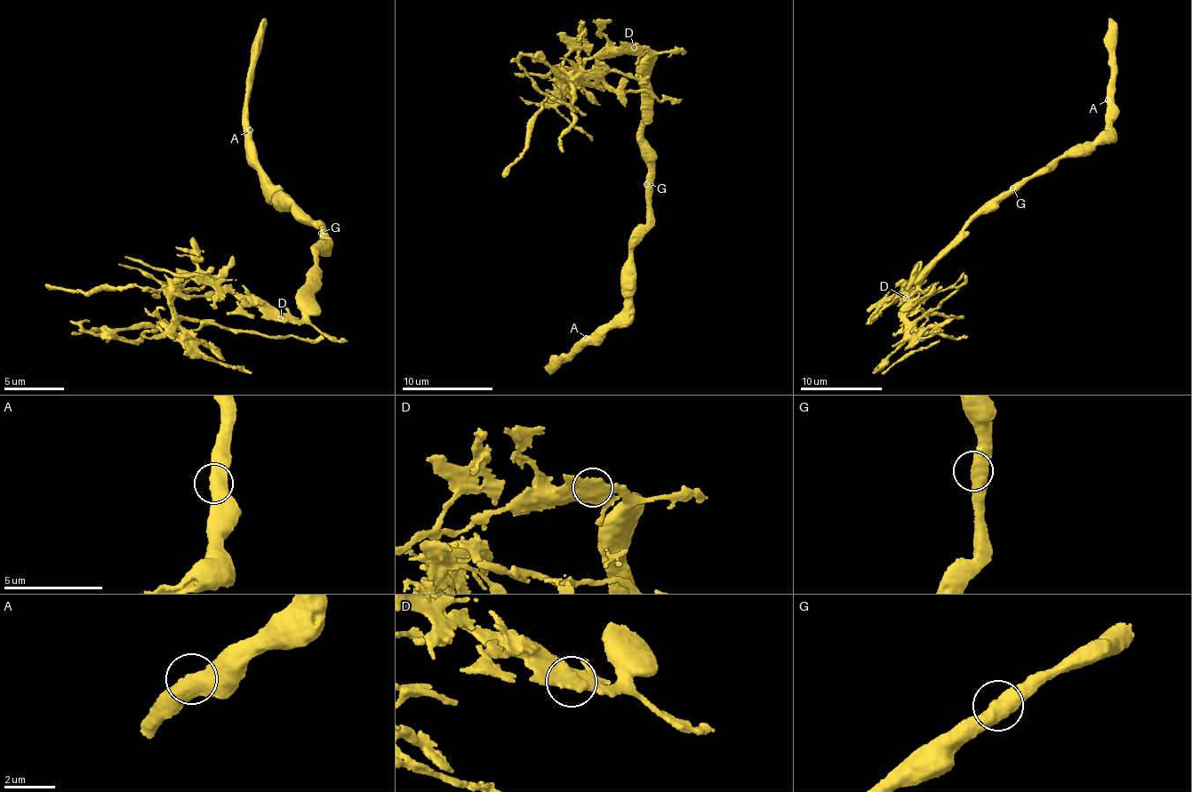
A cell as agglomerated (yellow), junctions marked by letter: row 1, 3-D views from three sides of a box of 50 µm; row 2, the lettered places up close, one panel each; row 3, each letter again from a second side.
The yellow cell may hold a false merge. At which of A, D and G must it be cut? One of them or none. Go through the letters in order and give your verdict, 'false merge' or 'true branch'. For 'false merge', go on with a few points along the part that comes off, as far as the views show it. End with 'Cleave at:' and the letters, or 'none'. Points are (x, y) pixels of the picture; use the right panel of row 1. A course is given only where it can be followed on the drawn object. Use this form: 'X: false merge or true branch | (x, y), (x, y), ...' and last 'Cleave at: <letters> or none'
A: true branch
D: false merge | (907, 299), (896, 301), (900, 292), (908, 322), (916, 331), (940, 336), (933, 344), (882, 372)
G: true branch
Cleave at: D

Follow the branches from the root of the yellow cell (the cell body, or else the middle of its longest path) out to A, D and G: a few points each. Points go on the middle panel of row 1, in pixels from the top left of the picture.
A: (644, 121), (640, 125), (650, 171), (646, 181), (649, 217), (623, 274), (623, 308), (586, 338)
D: (644, 121), (649, 118), (643, 87), (647, 56), (646, 52), (633, 47)
G: (644, 121), (640, 125), (649, 172), (646, 184)

